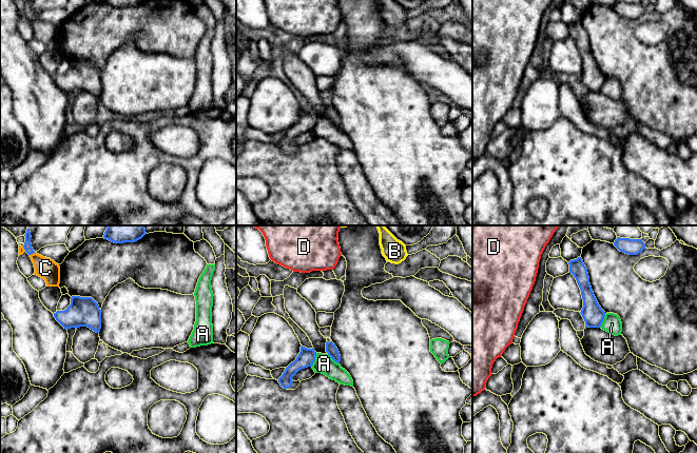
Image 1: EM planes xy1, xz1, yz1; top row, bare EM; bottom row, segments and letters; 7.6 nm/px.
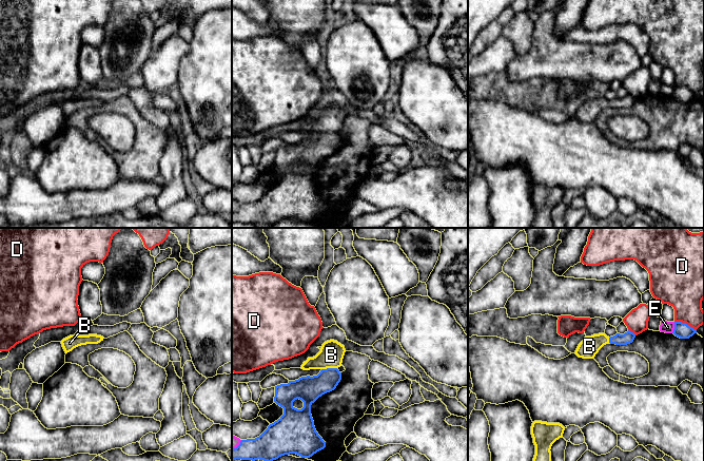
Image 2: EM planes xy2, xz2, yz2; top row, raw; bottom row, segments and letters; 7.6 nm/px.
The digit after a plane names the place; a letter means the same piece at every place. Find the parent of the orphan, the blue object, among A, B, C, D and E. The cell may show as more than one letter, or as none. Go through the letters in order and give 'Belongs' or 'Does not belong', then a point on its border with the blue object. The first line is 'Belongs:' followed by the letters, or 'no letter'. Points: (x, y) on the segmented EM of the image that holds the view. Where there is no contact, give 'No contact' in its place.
Belongs: B
A: Does not belong. Touches blue at xz1 (314, 359)
B: Belongs. Touches blue at xz2 (329, 368)
C: Does not belong. Touches blue at xy1 (32, 253)
D: Does not belong. Touches blue at yz2 (685, 323)
E: Does not belong. Touches blue at yz2 (675, 327)

